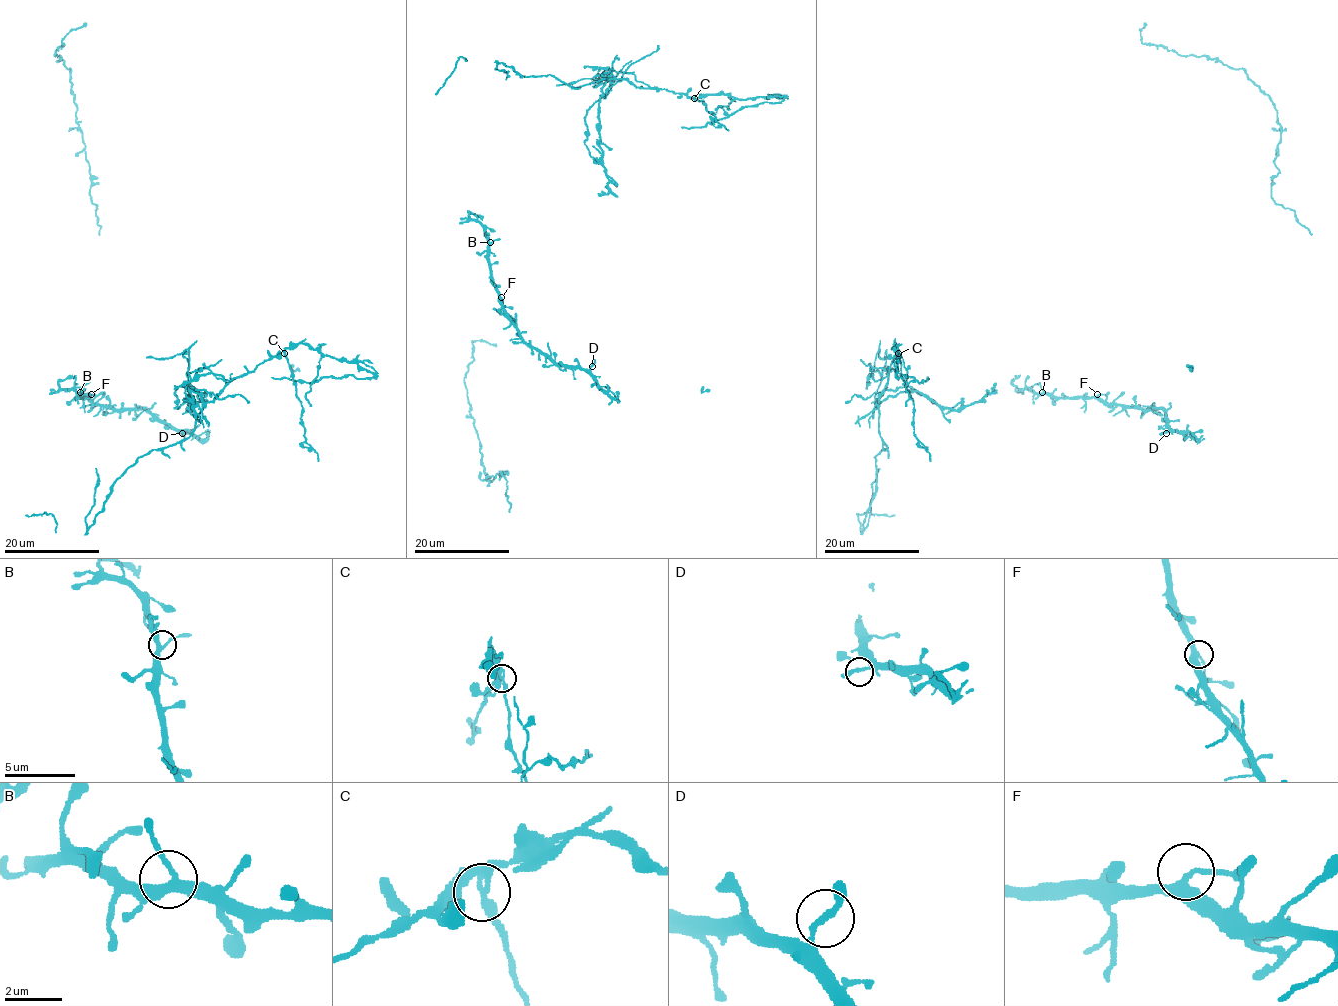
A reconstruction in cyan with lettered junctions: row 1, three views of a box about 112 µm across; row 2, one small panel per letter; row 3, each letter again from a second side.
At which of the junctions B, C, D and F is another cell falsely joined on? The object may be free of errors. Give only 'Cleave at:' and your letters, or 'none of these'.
Cleave at: C

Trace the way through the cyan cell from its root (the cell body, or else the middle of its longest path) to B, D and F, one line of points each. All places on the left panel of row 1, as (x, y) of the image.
B: (106, 407), (96, 405), (88, 398), (79, 398), (80, 392)
D: (106, 407), (145, 409), (182, 433)
F: (106, 407), (96, 405), (91, 394)

